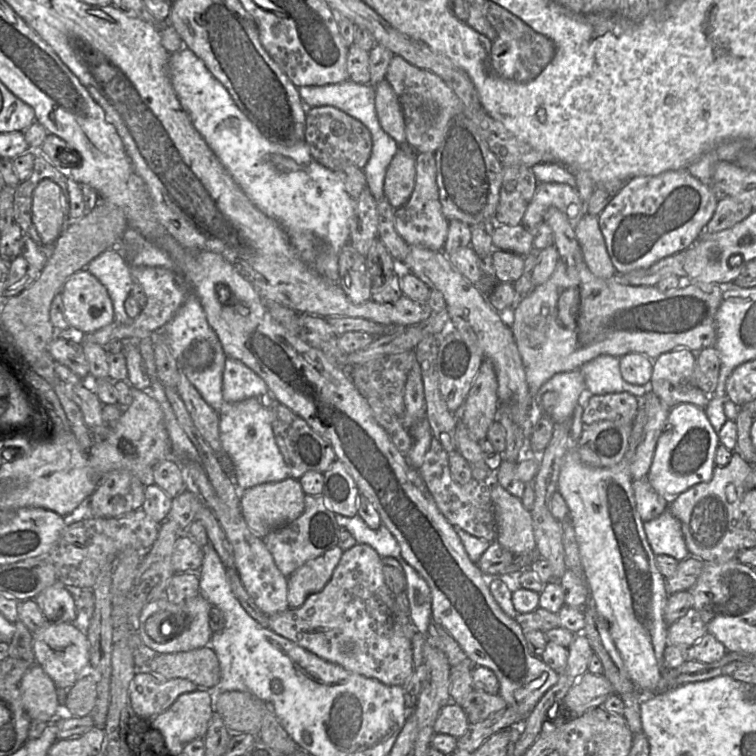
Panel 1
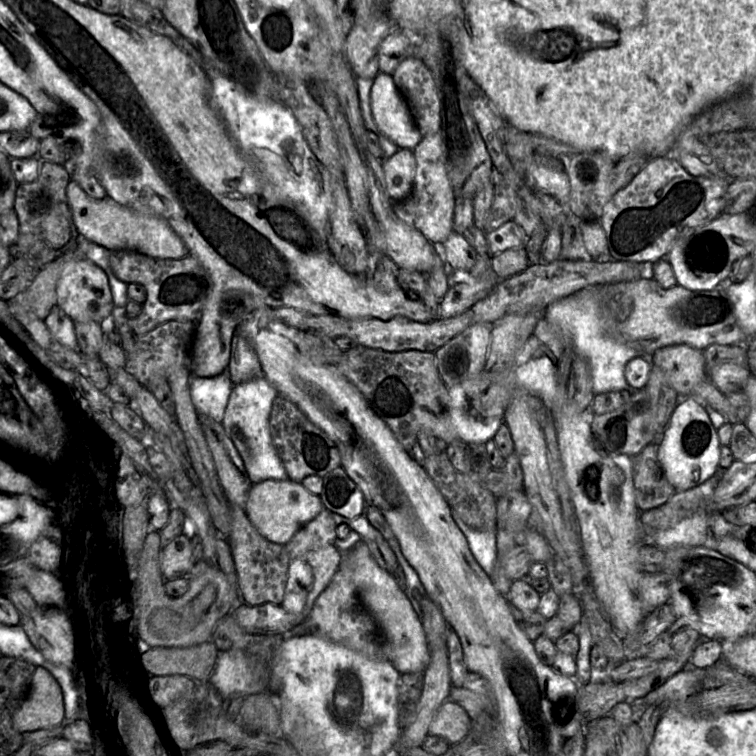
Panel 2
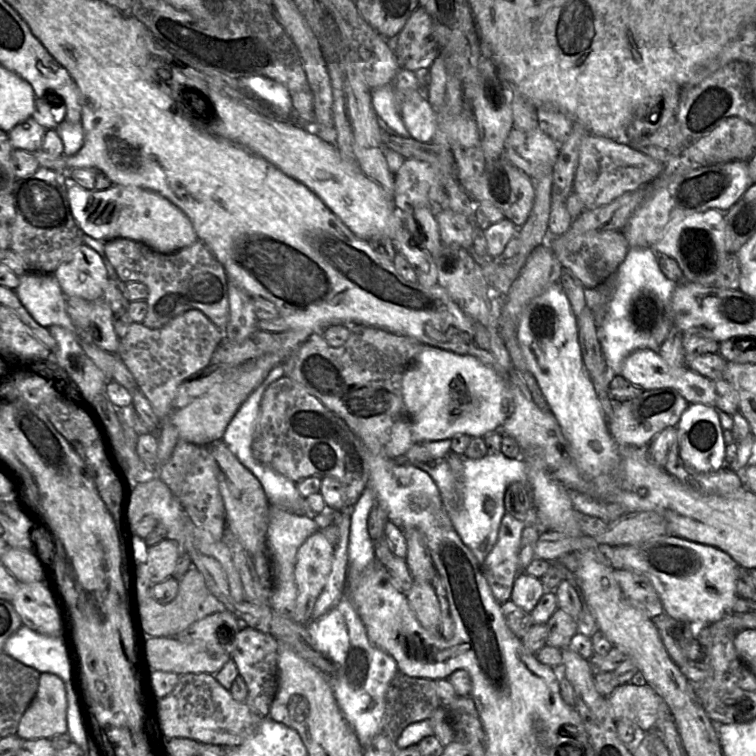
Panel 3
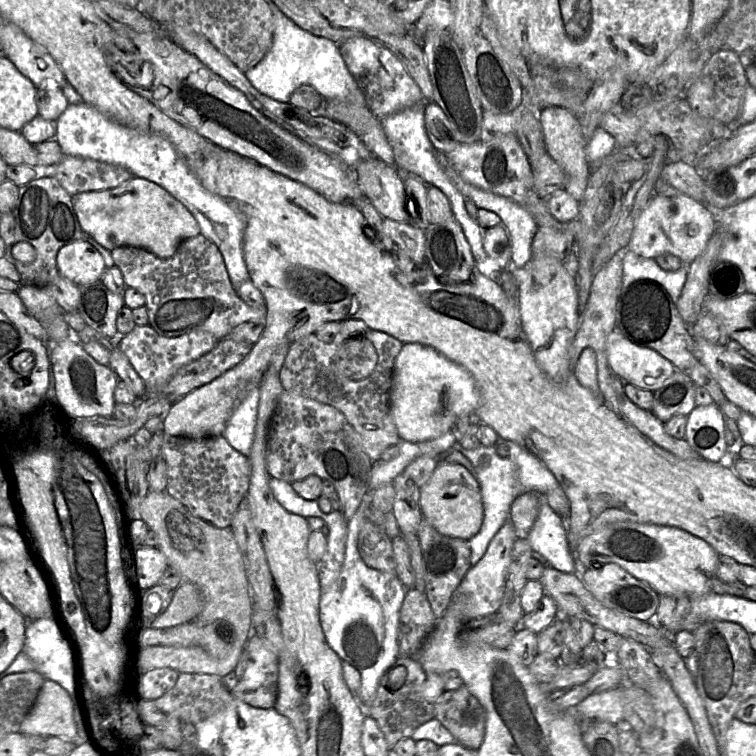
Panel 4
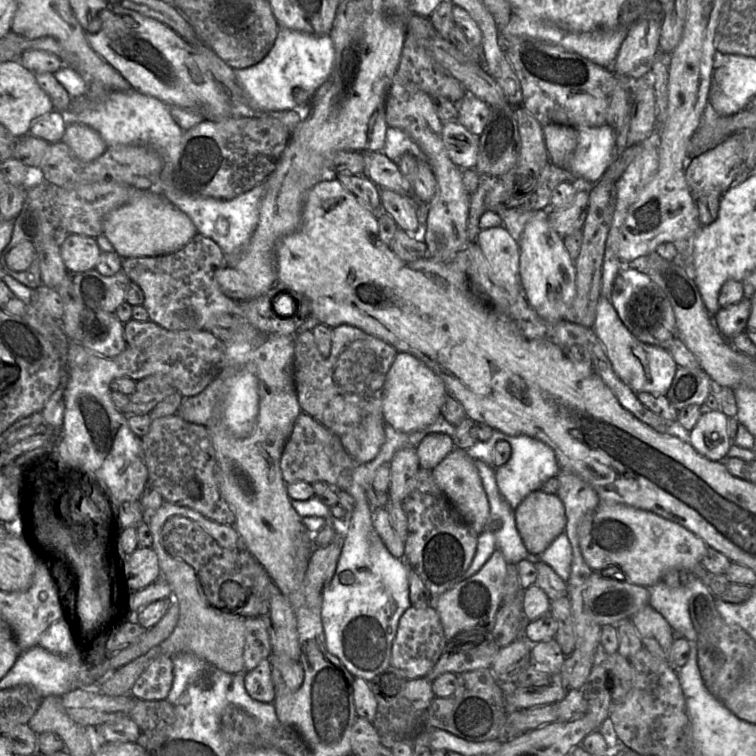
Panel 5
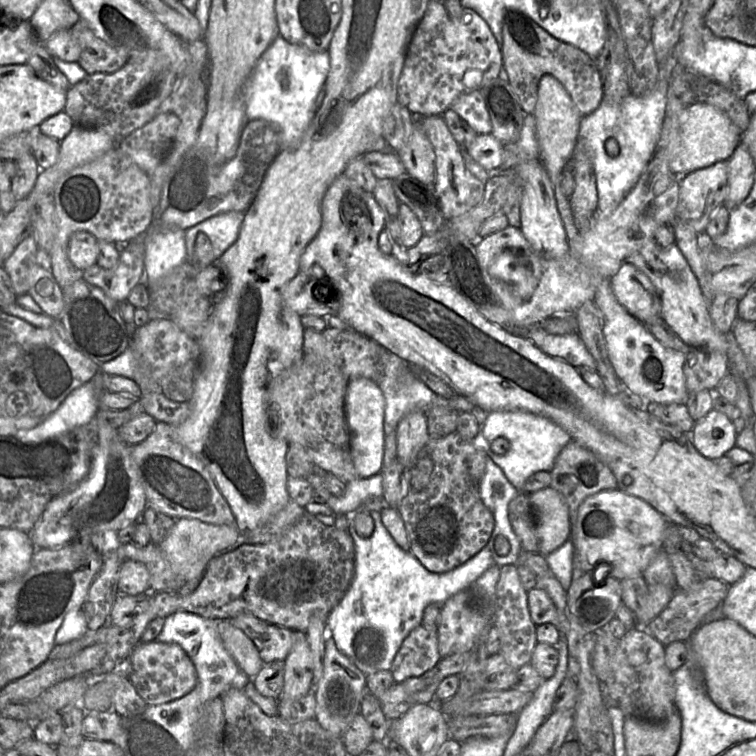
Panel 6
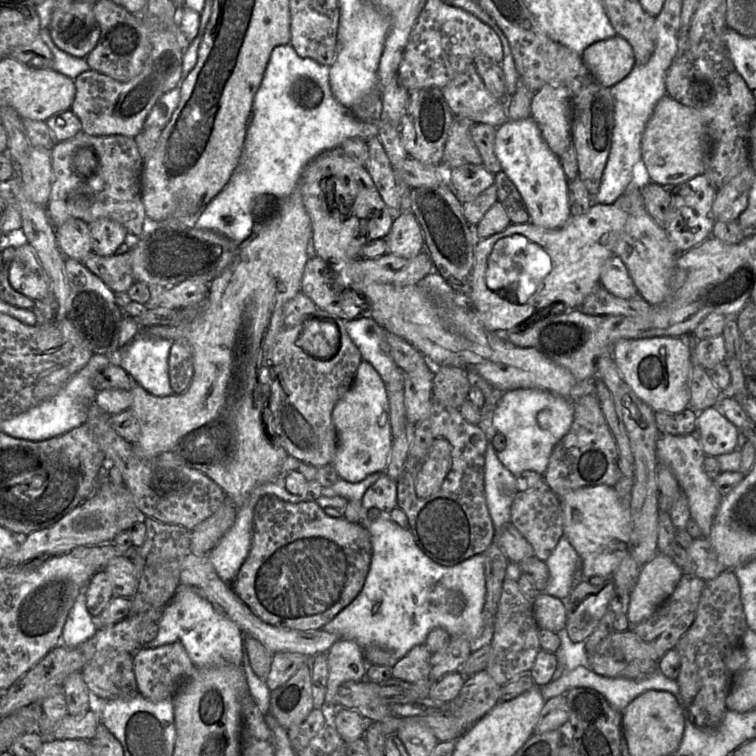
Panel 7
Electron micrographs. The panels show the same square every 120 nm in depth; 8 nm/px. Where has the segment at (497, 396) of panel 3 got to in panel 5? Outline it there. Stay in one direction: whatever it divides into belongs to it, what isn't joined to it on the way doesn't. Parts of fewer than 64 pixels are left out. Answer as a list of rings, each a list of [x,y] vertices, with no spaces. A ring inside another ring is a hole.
[[[398,352],[385,380],[382,398],[384,421],[401,433],[424,430],[442,416],[441,409],[448,394],[442,379],[422,360]]]

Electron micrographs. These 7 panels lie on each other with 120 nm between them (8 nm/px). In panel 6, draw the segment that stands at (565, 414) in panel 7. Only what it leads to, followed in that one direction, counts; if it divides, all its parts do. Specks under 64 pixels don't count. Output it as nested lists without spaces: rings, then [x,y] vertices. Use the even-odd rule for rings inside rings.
[[[516,410],[490,412],[482,432],[480,431],[471,441],[484,450],[502,469],[506,478],[518,492],[522,492],[525,481],[532,474],[538,471],[550,473],[557,456],[570,440],[570,435],[552,420],[530,412]],[[500,436],[505,437],[510,443],[504,455],[497,455],[490,450],[491,442]]]

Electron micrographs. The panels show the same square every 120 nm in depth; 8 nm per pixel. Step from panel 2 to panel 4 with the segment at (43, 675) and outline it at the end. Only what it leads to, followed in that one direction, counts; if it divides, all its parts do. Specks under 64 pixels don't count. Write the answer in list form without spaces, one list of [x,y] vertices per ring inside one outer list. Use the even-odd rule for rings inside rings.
[[[45,679],[33,707],[21,723],[19,733],[59,737],[74,743],[77,729],[67,691],[58,683]]]

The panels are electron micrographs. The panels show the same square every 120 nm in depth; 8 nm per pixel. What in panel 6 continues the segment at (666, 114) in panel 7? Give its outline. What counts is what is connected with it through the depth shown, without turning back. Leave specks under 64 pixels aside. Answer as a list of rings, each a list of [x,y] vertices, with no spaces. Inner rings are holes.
[[[694,103],[679,116],[677,131],[671,135],[666,160],[673,174],[679,179],[695,170],[728,161],[741,141],[741,134],[728,115],[706,103]]]

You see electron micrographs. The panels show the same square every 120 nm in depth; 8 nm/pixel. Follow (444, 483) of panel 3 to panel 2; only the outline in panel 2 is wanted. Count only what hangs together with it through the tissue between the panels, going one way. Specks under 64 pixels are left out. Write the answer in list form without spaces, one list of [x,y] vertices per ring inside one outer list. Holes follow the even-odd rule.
[[[453,512],[452,518],[466,538],[476,561],[491,576],[497,559],[496,530],[480,531],[472,529]]]

